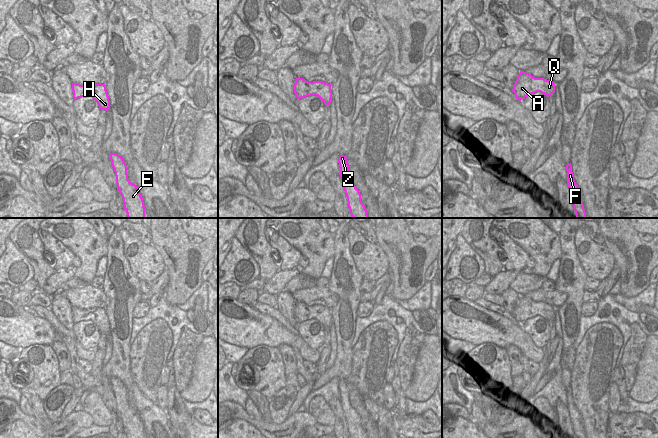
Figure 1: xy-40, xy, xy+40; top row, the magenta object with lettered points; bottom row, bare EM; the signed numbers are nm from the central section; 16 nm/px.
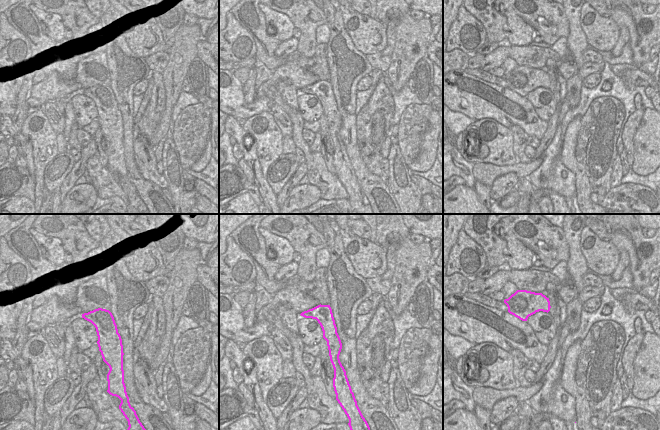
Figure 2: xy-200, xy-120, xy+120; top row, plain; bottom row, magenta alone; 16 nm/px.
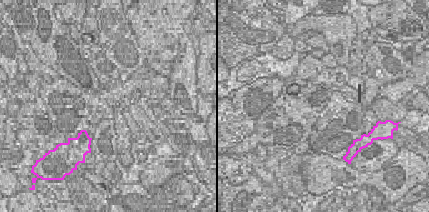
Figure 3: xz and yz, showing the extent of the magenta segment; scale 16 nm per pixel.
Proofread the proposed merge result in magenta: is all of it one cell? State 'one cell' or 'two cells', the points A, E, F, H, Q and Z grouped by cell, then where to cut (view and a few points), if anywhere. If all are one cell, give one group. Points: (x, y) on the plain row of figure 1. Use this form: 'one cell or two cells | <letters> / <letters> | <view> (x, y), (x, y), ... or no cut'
one cell | A E F H Q Z | no cut

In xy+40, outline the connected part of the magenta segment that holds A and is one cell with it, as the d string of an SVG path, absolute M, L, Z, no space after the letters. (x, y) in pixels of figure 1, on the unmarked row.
M520 295L512 315L519 325L536 316L541 316L549 321L555 316L555 307L544 302L535 302L529 297Z

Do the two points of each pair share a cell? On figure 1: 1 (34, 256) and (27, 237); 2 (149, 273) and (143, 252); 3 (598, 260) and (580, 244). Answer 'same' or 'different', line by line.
1: same
2: same
3: same

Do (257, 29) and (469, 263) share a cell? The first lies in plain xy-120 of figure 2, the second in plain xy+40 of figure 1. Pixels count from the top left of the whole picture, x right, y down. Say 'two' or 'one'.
two

